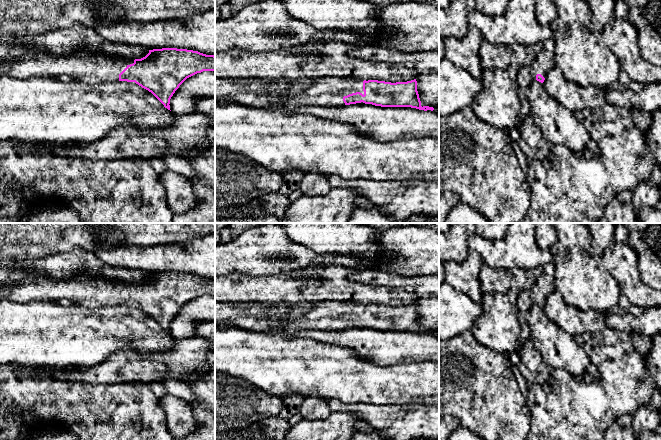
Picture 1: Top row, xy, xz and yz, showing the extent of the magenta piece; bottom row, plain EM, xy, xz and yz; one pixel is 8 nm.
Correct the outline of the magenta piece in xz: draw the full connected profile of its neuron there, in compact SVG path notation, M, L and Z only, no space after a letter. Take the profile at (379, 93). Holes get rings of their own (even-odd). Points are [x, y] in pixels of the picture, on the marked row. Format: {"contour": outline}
{"contour": "M323 77L298 95L290 96L292 85L285 80L215 78L215 99L230 99L251 107L269 106L284 100L282 111L285 112L296 112L303 106L340 107L361 102L381 107L434 110L421 106L416 79L391 83Z"}

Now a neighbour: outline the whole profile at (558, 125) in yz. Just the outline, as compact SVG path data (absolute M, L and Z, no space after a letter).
M534 80L525 88L534 123L542 137L553 144L562 144L571 151L581 151L590 142L590 135L574 112L553 99L543 86Z

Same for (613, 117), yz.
M604 104L574 112L590 135L590 142L581 151L571 151L562 144L553 144L544 160L533 160L526 179L532 195L530 207L520 223L597 223L604 218L606 206L624 190L633 191L639 183L649 179L655 166L655 158L649 150L645 136L633 120L630 110Z

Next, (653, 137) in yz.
M661 109L652 114L652 125L646 134L646 144L655 158L655 164L661 168Z

